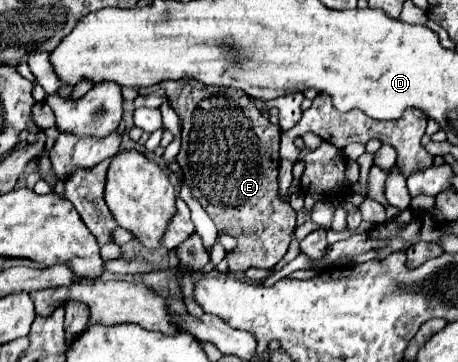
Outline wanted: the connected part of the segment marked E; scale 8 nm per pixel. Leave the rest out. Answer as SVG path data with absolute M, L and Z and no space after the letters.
M167 80L159 88L167 92L169 104L183 120L183 144L177 156L185 182L189 184L193 198L199 200L203 210L215 222L219 236L229 234L237 238L237 248L225 254L229 270L235 274L245 272L249 266L271 270L287 252L291 232L295 230L295 210L279 196L279 126L271 124L253 104L253 100L235 88L225 88L225 98L209 98L207 86L195 80Z

